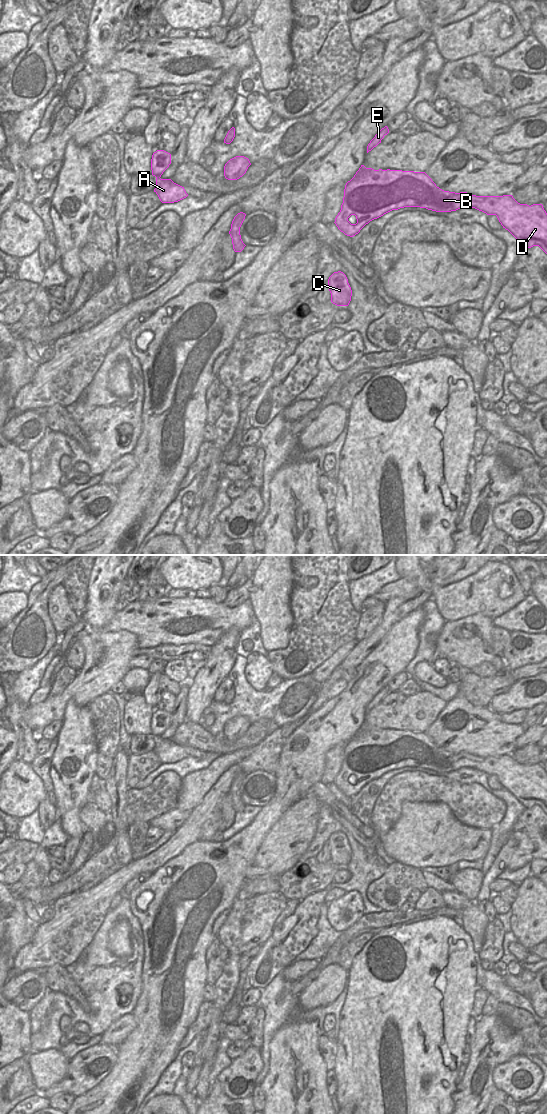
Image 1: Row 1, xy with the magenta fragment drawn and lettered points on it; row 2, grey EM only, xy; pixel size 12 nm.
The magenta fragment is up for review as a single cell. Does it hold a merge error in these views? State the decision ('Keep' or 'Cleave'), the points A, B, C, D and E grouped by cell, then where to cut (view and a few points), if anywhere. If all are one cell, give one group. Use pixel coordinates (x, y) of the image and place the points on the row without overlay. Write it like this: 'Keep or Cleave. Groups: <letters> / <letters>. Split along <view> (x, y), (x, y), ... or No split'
Keep. Groups: A B C D E. No split.

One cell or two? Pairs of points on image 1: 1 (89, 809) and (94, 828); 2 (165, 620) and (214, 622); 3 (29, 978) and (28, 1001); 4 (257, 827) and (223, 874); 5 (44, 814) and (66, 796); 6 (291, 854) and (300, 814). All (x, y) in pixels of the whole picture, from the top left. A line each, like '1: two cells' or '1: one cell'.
1: one cell
2: one cell
3: one cell
4: one cell
5: two cells
6: one cell

